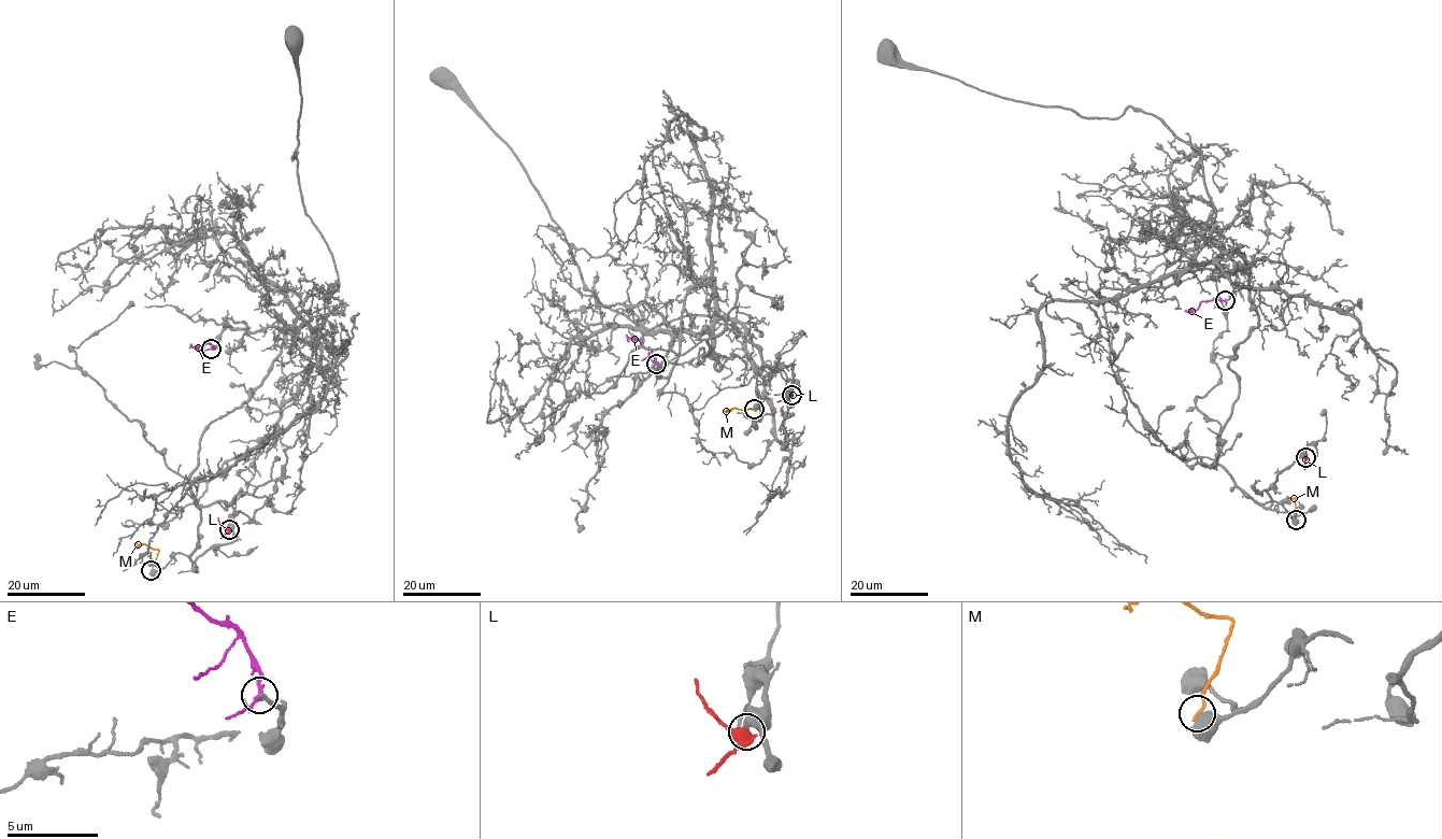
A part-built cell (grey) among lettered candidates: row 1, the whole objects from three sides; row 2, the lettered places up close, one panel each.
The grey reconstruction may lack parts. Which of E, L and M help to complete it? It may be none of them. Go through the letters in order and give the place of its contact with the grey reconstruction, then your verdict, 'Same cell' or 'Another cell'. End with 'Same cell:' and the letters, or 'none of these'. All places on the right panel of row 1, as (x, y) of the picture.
E: Touches grey at (1225, 300). Same cell
L: Touches grey at (1305, 457). Another cell
M: Touches grey at (1296, 520). Another cell
Same cell: E

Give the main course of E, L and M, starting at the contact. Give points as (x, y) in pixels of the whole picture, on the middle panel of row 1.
E: (656, 364), (655, 356), (650, 350), (626, 335)
L: (790, 395), (777, 402)
M: (754, 409), (727, 409)

